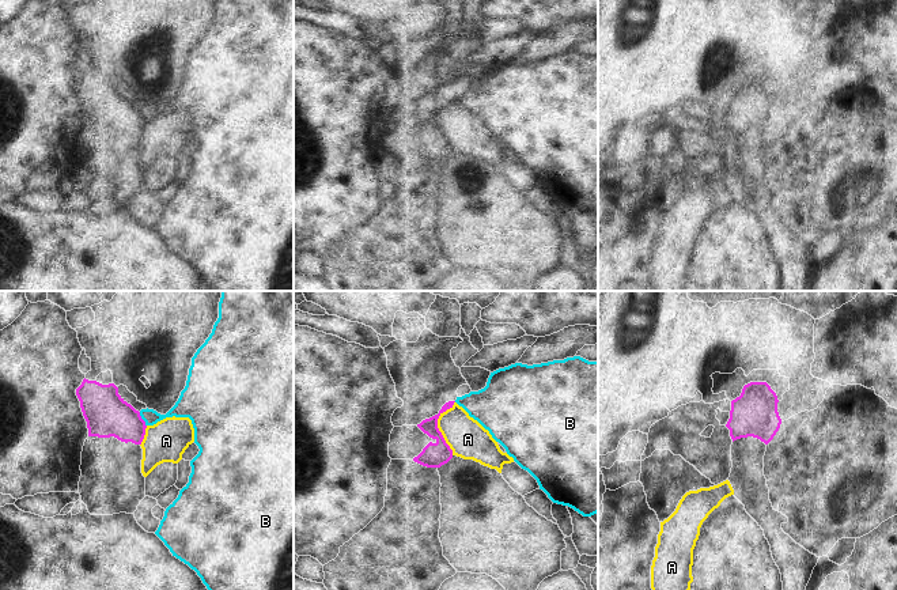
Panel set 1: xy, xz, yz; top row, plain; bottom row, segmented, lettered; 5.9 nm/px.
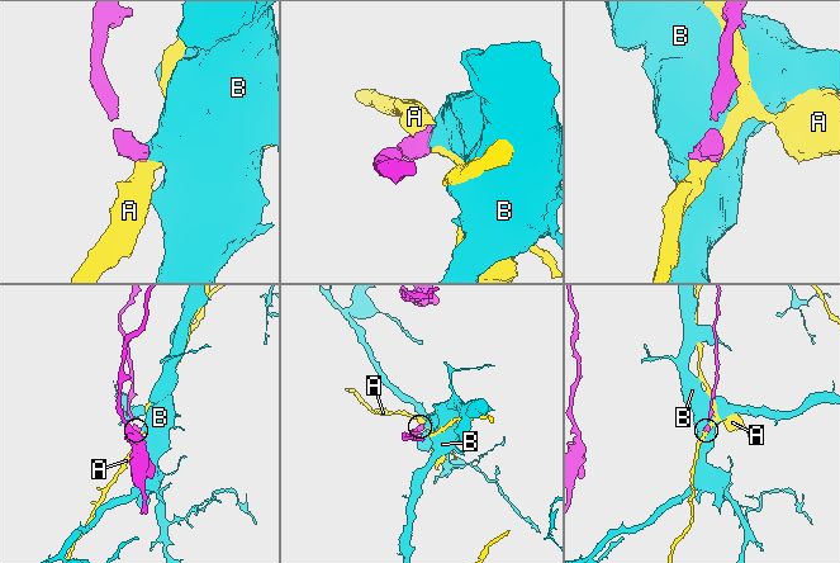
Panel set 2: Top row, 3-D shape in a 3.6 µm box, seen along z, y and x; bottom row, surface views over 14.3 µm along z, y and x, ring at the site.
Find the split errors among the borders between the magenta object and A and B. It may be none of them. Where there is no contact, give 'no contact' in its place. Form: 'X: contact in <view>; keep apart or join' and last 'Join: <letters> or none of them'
A: contact in xz; keep apart
B: contact in xy; keep apart
Join: none of them

